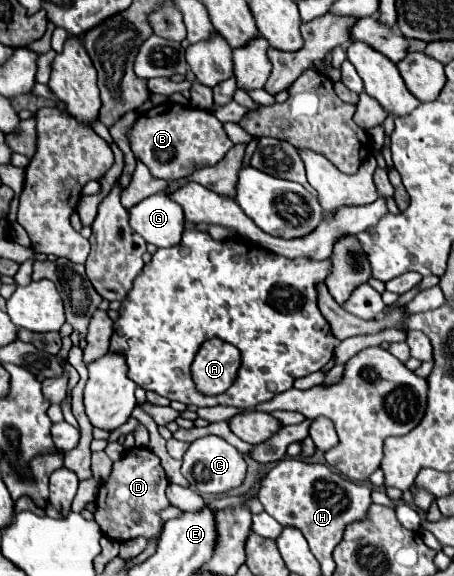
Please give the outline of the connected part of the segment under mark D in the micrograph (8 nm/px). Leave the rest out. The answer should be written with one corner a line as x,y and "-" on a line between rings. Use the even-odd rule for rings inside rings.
132,448
118,462
112,464
112,474
106,484
102,484
100,494
96,498
96,522
102,532
112,540
122,538
146,538
148,542
158,540
162,532
160,512
170,506
164,496
166,490
166,474
160,466
160,458
150,448

